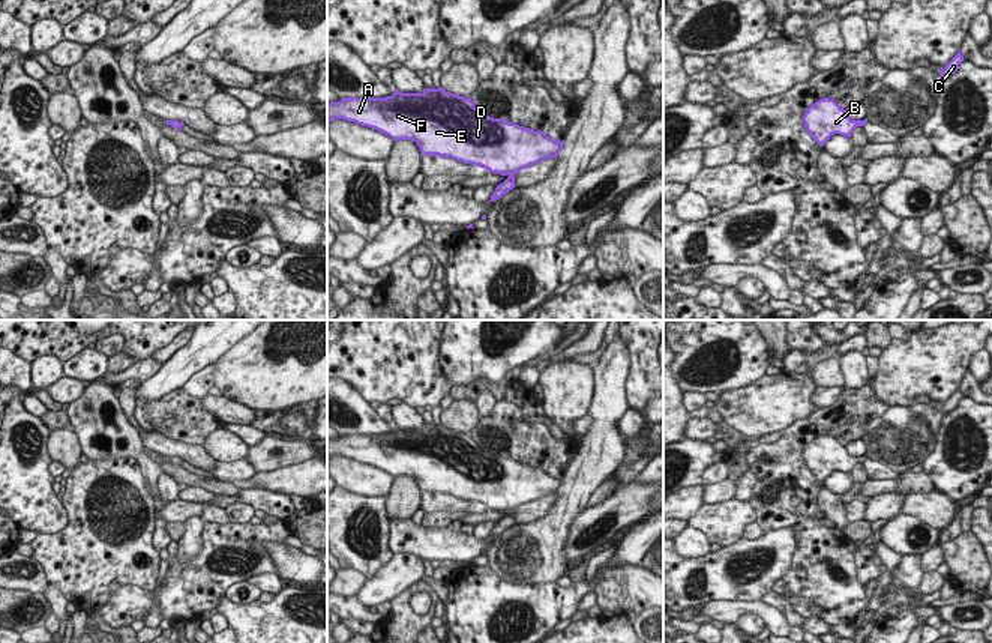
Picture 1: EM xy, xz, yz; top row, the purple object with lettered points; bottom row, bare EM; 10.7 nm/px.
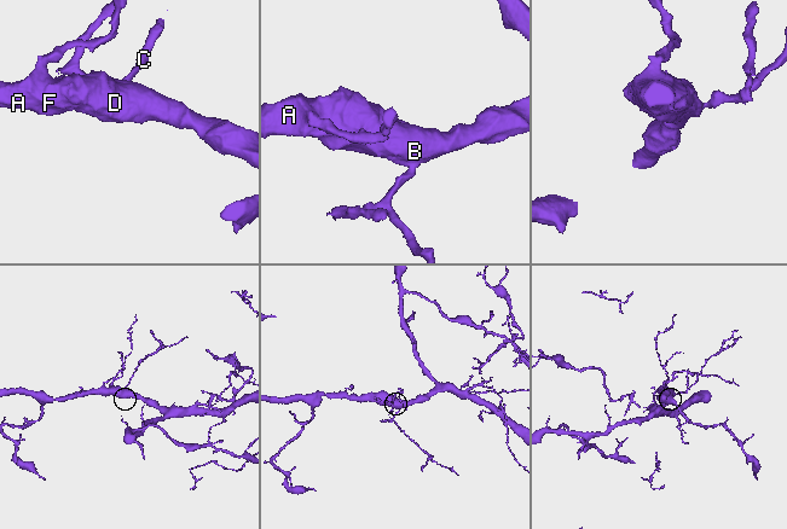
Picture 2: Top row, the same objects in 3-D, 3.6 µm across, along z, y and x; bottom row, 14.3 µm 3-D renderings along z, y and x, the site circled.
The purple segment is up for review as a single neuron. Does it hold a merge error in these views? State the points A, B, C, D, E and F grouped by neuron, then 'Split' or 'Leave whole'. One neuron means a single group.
Groups: A B C D E F. Leave whole.

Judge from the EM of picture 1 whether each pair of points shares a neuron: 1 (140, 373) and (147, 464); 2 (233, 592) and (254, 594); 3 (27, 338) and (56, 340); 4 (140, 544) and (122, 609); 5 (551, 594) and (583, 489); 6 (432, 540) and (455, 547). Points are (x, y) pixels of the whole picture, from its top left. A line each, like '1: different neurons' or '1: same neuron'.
1: different neurons
2: same neuron
3: same neuron
4: different neurons
5: different neurons
6: same neuron

